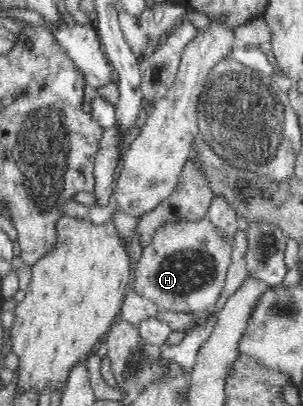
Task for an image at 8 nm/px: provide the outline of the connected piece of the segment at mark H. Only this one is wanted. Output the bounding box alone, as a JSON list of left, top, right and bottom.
[133,218,231,311]

